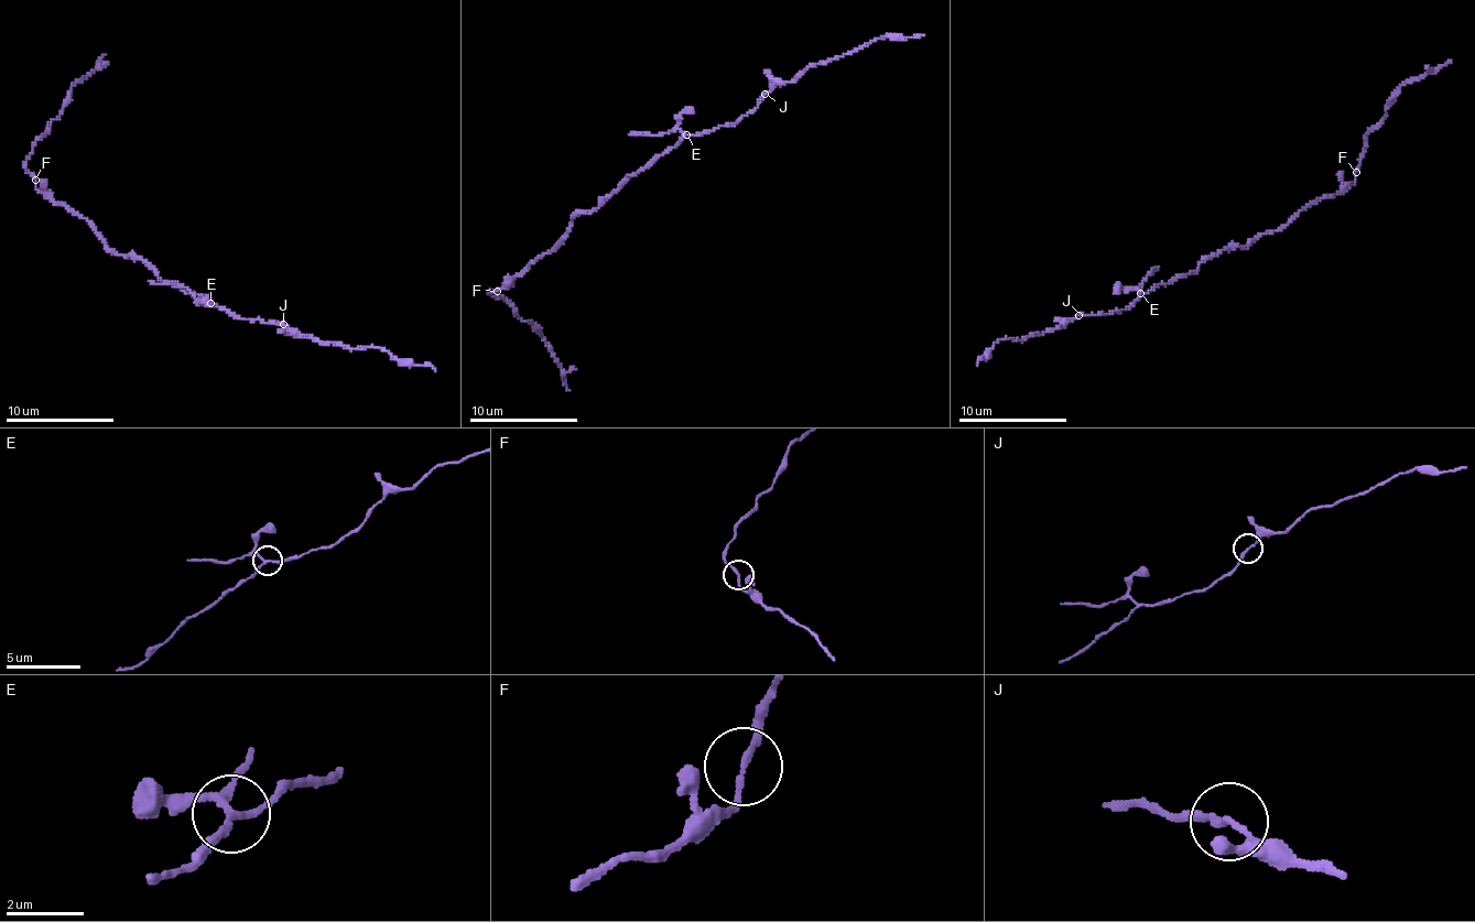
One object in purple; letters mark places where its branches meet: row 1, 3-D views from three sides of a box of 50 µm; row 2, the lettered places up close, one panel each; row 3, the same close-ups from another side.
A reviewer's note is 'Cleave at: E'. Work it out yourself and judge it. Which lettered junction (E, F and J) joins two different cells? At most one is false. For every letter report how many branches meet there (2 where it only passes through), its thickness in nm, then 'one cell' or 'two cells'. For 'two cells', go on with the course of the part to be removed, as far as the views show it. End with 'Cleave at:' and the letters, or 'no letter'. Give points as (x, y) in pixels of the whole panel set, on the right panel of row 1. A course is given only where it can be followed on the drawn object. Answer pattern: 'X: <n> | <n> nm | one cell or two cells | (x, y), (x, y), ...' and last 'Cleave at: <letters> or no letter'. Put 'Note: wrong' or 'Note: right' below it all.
E: 3 | 150 nm | two cells | (1141, 293), (1139, 286), (1159, 267)
F: 2 | 160 nm | one cell
J: 2 | 180 nm | one cell
Cleave at: E
Note: right

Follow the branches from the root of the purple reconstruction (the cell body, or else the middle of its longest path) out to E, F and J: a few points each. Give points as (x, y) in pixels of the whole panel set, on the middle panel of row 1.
E: (624, 182), (629, 175), (649, 167), (687, 134)
F: (624, 182), (596, 208), (578, 213), (572, 226), (548, 253), (531, 261), (498, 290)
J: (624, 182), (629, 175), (649, 167), (687, 134), (700, 136), (722, 126), (735, 126), (766, 94)

